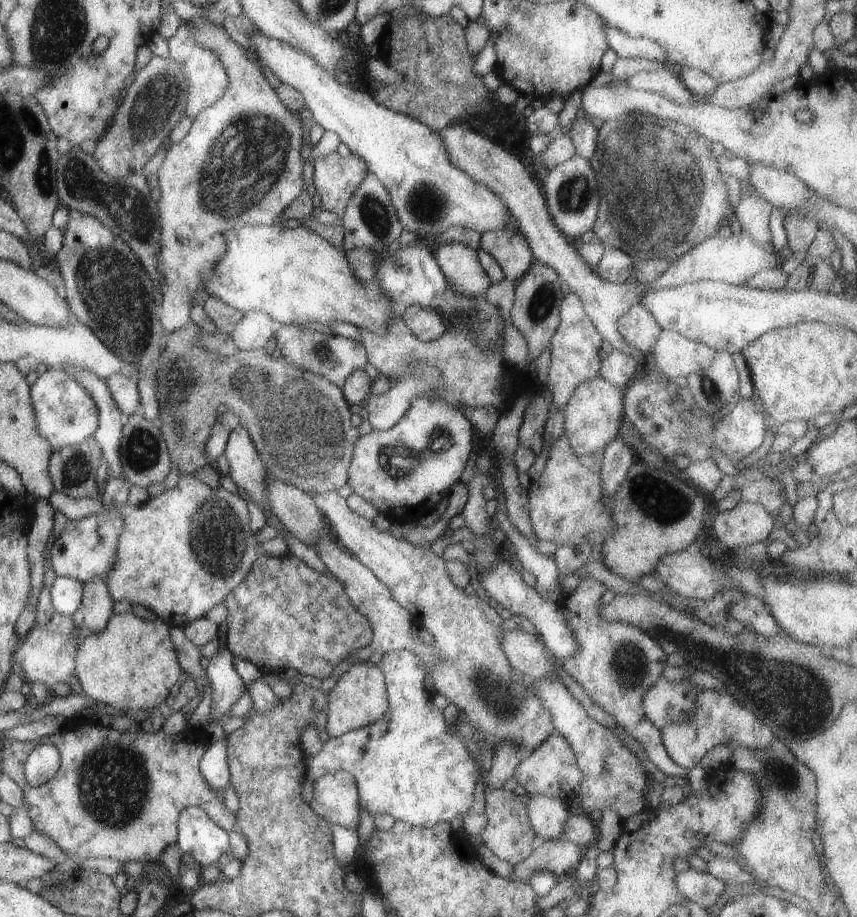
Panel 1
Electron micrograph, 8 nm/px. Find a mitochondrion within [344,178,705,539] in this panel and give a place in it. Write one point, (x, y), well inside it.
(396, 460)

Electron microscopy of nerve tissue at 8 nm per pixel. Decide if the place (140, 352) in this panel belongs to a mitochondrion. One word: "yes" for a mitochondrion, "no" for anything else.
yes

